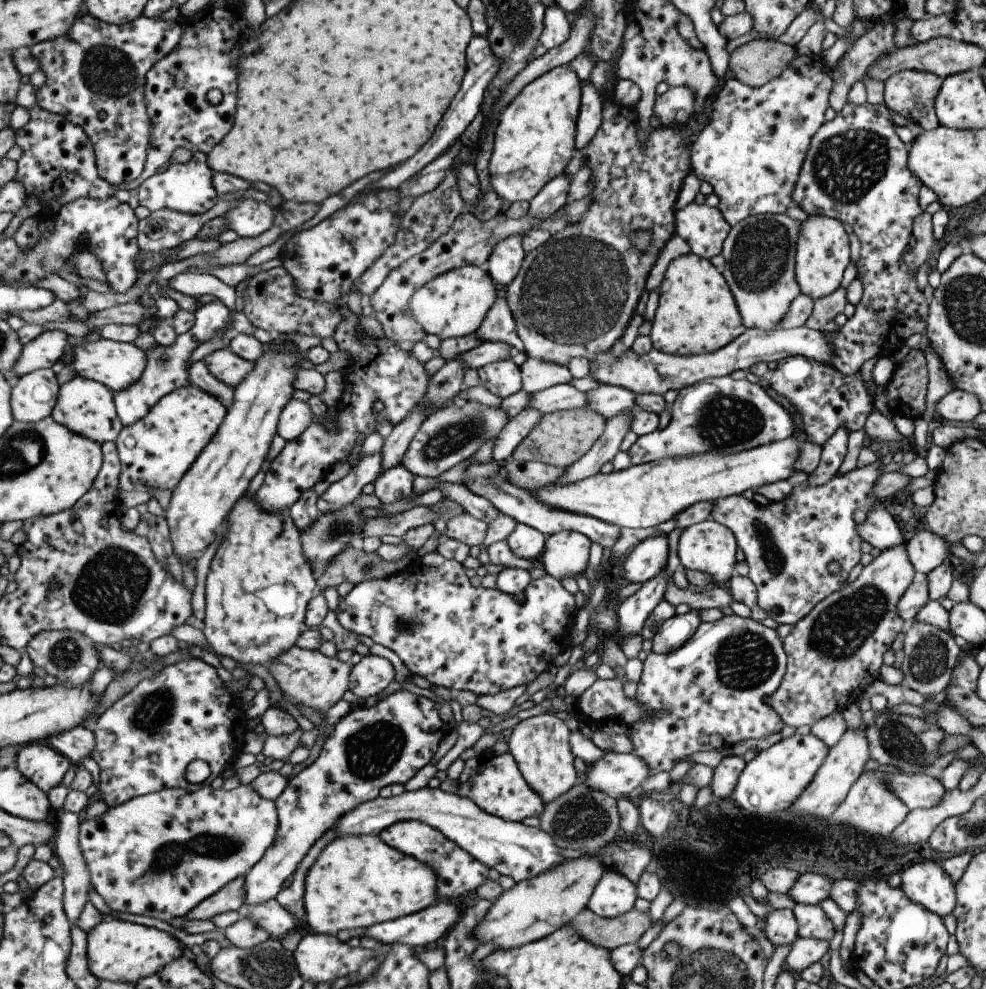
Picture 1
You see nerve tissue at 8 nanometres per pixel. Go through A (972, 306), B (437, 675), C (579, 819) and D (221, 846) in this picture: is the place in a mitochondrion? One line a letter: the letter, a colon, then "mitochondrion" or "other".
A: mitochondrion
B: other
C: mitochondrion
D: mitochondrion

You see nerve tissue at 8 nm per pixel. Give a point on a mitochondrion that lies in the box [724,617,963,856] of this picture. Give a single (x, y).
(897, 740)

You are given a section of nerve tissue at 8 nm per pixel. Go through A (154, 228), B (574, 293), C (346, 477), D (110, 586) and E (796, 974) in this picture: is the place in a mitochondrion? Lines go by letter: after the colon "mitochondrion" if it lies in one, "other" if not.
A: other
B: mitochondrion
C: other
D: mitochondrion
E: other

